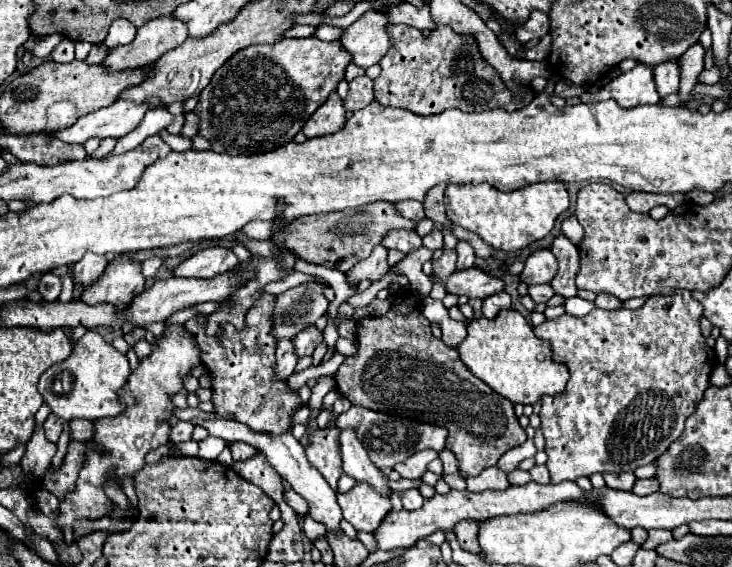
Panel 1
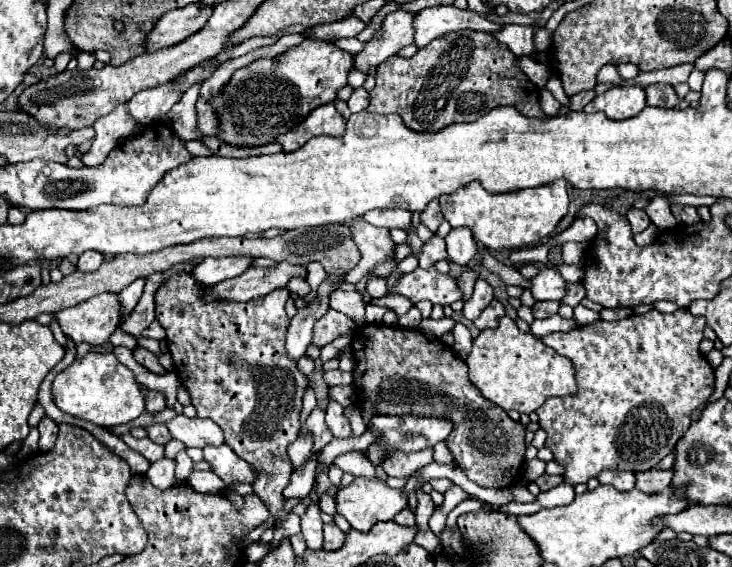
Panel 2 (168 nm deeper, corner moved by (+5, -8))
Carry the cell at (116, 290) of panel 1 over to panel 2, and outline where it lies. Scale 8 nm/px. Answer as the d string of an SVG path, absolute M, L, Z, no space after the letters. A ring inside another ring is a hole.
M111 292L99 294L99 296L89 298L89 300L77 304L73 308L61 310L57 314L57 322L59 322L61 330L63 330L63 334L69 336L73 344L87 342L91 346L101 346L119 328L119 298L117 298L117 294L111 294Z

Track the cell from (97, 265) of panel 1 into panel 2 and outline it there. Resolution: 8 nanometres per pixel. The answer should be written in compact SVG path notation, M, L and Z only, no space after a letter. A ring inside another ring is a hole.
M83 252L79 256L79 270L83 272L93 272L101 266L103 262L103 254L101 252Z

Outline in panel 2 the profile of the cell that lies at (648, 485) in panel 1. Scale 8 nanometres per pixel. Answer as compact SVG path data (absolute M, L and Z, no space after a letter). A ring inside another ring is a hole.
M653 468L649 472L641 472L637 474L637 488L643 492L661 492L671 484L671 476L673 476L673 468L671 470Z

